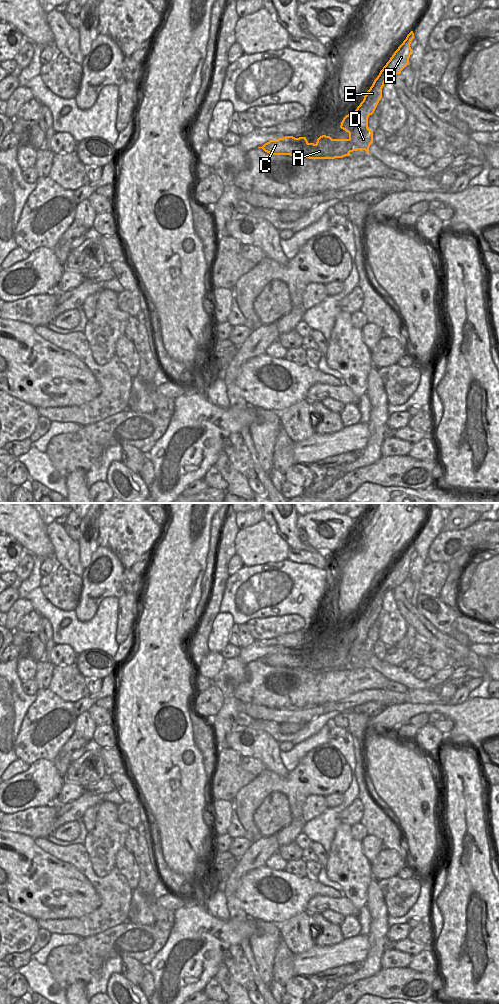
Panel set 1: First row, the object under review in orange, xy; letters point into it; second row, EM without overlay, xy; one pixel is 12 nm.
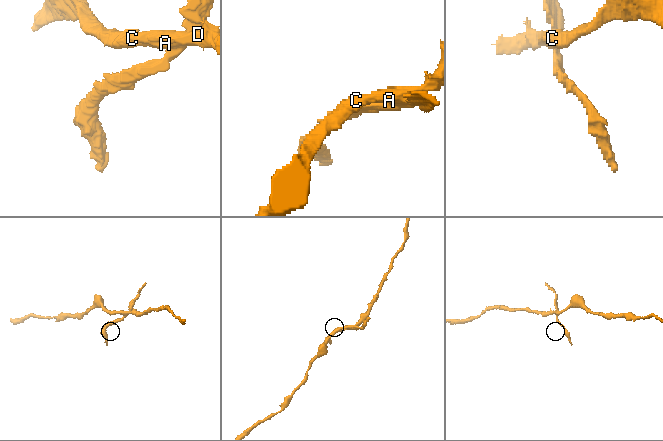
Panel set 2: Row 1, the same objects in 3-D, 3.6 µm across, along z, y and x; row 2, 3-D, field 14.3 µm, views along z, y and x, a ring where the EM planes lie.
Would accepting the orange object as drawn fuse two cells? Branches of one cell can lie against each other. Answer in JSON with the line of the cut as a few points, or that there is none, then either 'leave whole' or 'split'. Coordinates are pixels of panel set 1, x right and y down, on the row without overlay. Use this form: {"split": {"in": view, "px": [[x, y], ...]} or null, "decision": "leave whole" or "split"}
{"split": {"in": "xy", "px": [[347, 651], [347, 660], [350, 663]]}, "decision": "split"}

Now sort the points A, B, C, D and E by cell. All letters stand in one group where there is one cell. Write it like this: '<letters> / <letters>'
A C / B D E

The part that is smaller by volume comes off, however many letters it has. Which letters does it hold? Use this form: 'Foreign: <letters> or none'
Foreign: B, D, E

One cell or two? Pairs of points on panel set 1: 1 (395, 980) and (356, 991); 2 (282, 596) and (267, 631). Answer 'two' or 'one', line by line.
1: one
2: two

